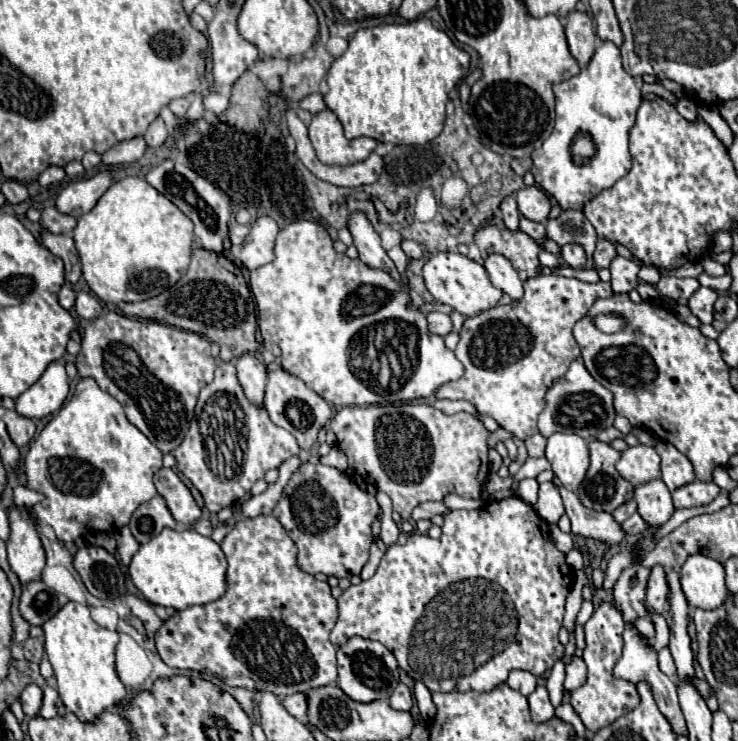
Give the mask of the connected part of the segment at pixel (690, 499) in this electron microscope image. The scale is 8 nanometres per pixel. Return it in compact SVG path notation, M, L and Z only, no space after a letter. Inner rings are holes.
M692 481L672 493L672 501L676 509L682 507L698 507L698 505L708 505L712 499L716 499L720 493L720 487L712 481Z

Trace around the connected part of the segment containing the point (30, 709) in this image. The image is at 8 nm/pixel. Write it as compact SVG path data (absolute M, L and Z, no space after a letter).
M28 685L20 695L20 703L28 717L38 715L40 705L42 705L42 689L38 685Z

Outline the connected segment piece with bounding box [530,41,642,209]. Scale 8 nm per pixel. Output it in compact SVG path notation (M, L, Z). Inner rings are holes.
M602 41L596 47L594 57L580 75L554 85L556 95L556 127L540 149L532 153L532 175L536 185L552 195L562 209L582 209L592 195L612 187L630 171L628 131L634 125L636 111L640 107L642 77L628 75L622 69L620 49ZM578 137L590 139L596 153L574 153L574 141Z

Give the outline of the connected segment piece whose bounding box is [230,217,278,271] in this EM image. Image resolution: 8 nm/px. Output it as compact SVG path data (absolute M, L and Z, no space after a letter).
M260 217L252 225L252 229L250 229L248 237L244 239L244 243L242 245L234 245L230 251L250 271L254 271L256 267L260 267L260 265L264 265L264 263L274 259L272 247L274 247L276 235L278 235L276 221L272 217Z

